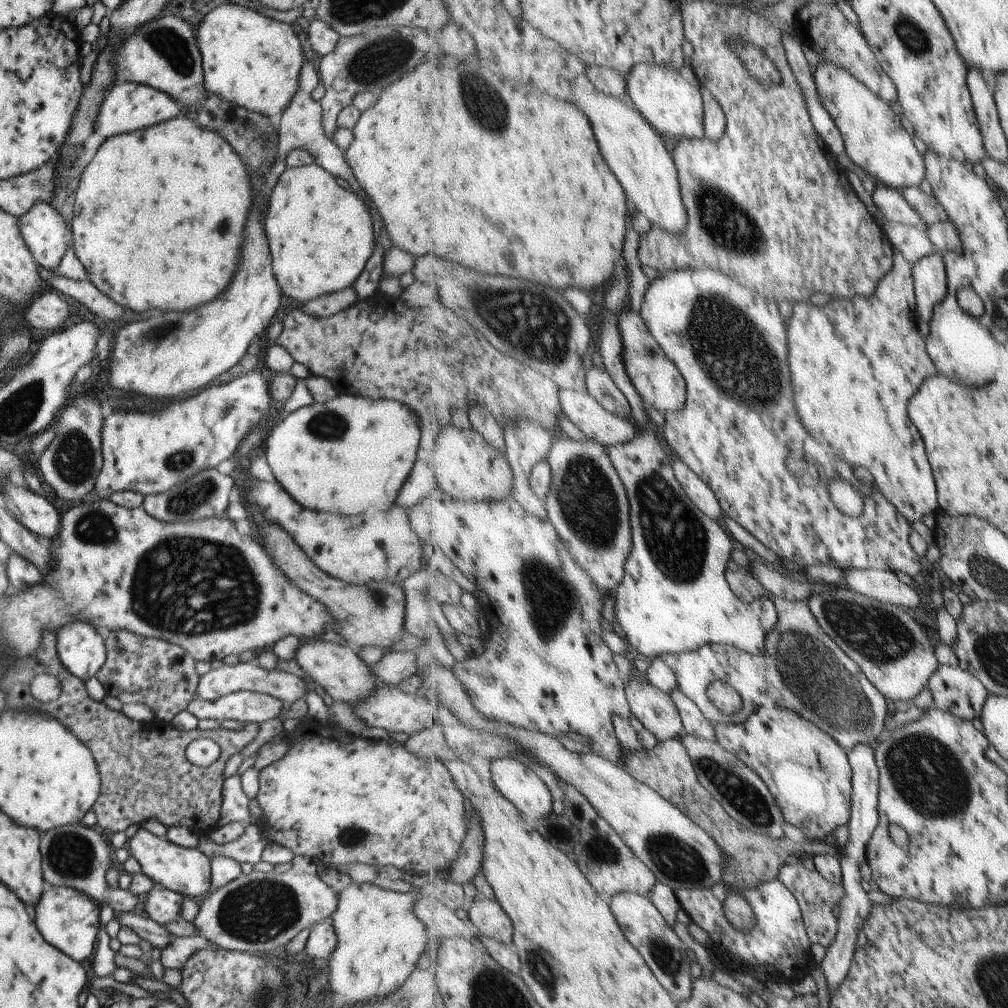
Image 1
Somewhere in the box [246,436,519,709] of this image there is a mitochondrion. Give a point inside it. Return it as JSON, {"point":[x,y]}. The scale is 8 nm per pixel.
{"point":[379,598]}

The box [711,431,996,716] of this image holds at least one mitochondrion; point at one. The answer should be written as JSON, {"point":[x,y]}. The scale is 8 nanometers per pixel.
{"point":[881,636]}

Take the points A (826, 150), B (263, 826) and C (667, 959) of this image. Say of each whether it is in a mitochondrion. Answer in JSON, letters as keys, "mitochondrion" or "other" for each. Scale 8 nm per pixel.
{"A":"other","B":"other","C":"mitochondrion"}

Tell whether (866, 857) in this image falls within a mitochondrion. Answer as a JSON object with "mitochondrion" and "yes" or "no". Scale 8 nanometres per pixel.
{"mitochondrion":"no"}

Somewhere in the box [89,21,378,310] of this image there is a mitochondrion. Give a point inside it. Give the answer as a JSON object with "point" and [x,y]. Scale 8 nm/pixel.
{"point":[168,42]}

